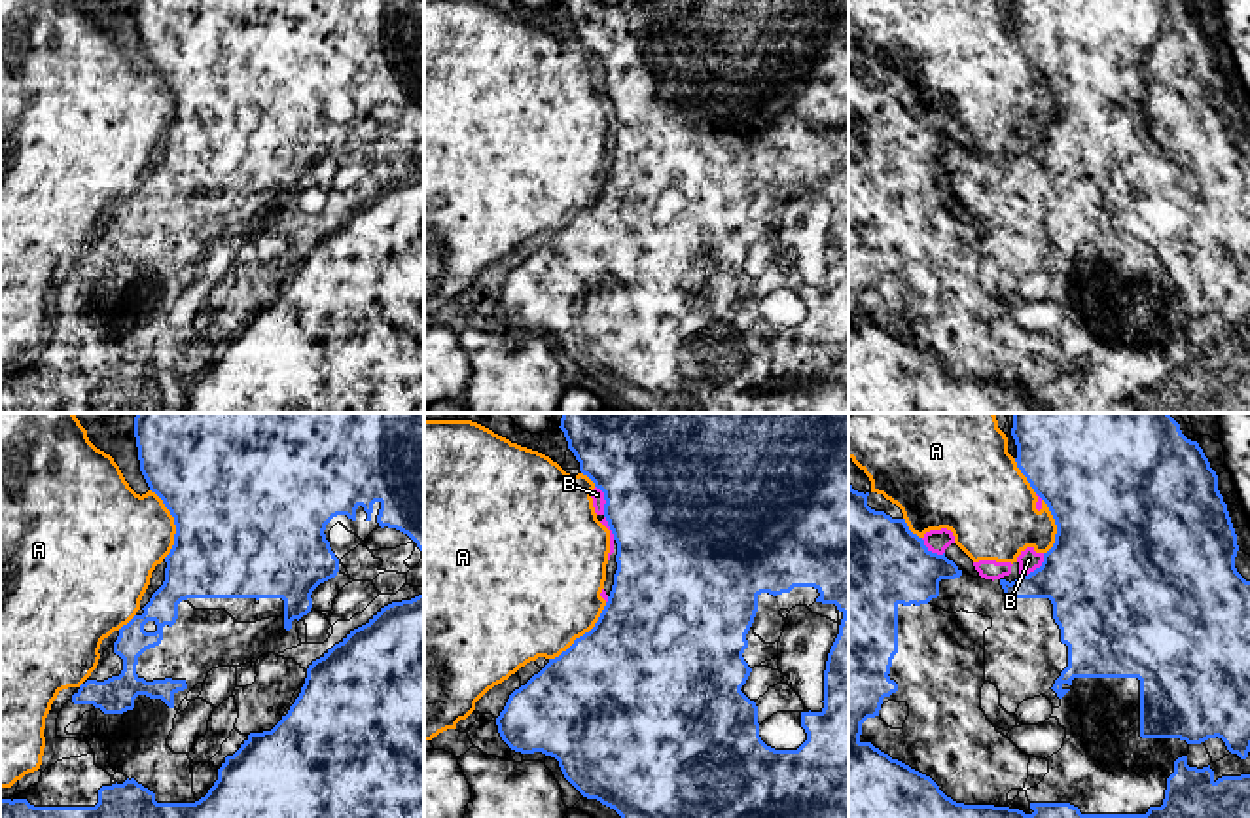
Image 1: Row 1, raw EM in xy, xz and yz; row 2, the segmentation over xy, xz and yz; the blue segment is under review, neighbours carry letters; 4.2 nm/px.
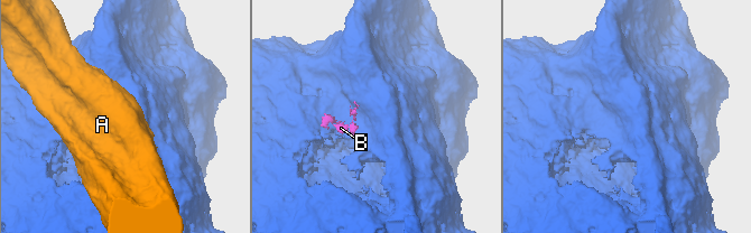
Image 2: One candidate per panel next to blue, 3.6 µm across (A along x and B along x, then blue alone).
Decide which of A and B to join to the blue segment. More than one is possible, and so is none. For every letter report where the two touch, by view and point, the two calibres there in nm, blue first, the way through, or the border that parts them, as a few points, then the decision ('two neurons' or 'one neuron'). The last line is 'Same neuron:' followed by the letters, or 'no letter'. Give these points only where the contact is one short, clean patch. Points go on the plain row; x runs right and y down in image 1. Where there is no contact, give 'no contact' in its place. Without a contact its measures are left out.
A: meets blue in xy at (175, 99); 500 nm thick on the blue side, 400 nm on the other; two neurons
B: meets blue in xz at (605, 88); 500 nm thick on the blue side, 60 nm on the other; two neurons
Same neuron: no letter

